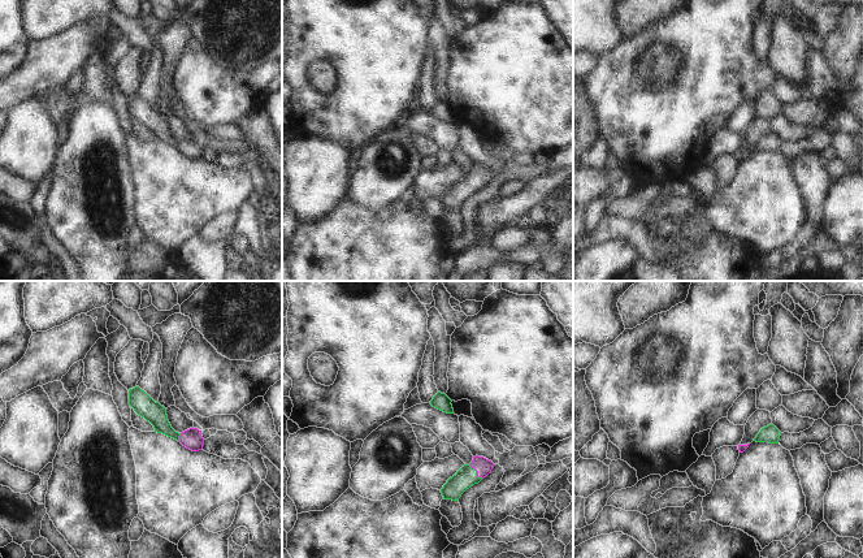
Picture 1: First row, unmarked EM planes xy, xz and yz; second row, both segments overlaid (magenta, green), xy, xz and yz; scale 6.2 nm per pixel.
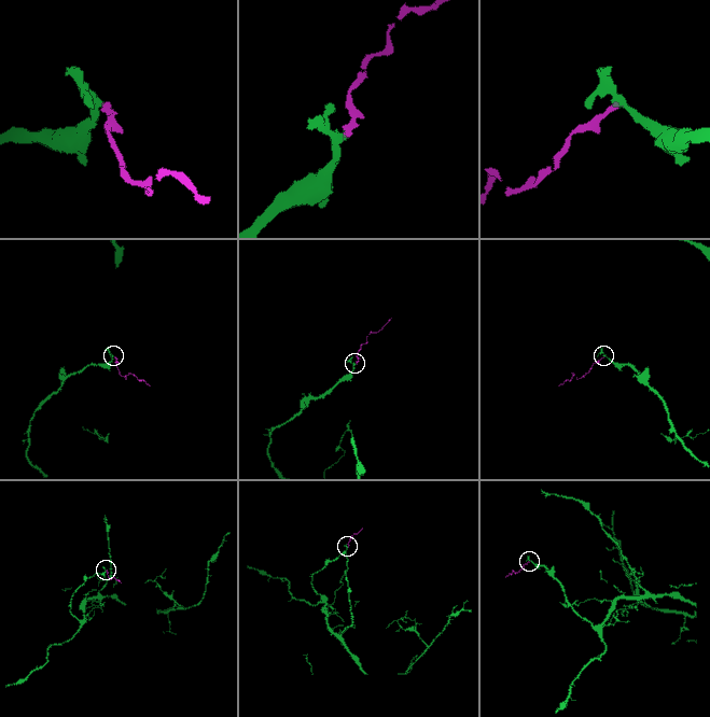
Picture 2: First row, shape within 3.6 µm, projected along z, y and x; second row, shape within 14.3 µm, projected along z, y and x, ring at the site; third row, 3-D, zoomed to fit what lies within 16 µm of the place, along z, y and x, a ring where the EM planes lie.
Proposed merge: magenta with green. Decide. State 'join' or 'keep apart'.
join

